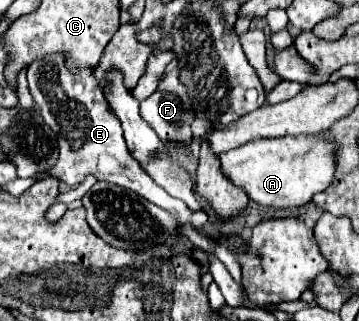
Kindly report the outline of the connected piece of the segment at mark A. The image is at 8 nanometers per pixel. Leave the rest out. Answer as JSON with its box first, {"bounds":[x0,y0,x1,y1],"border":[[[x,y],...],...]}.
{"bounds":[220,135,336,207],"border":[[[285,135],[278,139],[250,141],[238,149],[220,153],[220,167],[224,177],[240,187],[254,203],[268,207],[300,207],[312,199],[312,195],[324,191],[330,185],[336,161],[332,161],[332,141],[324,141],[320,135]]]}

